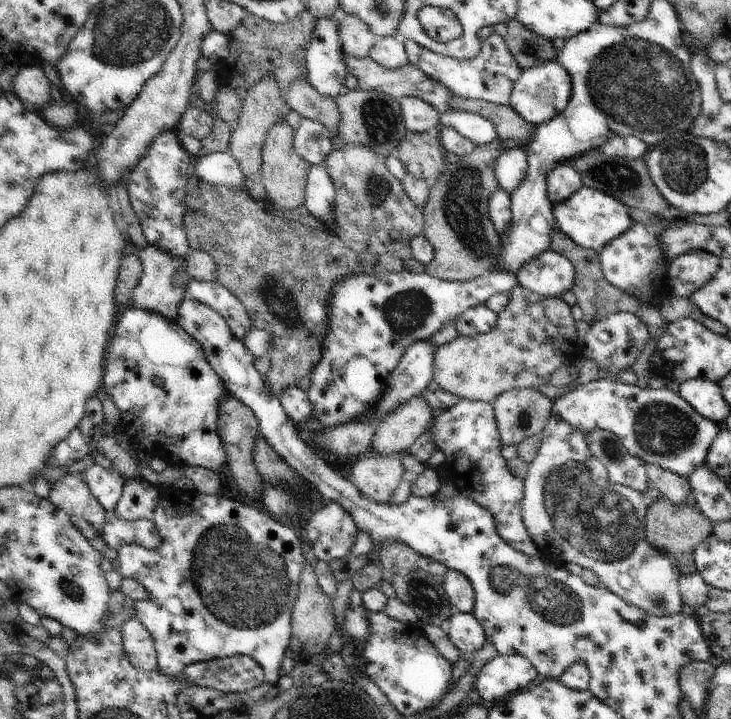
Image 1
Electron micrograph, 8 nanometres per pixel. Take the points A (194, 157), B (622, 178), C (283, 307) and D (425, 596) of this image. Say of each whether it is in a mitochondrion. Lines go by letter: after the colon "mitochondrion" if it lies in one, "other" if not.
A: other
B: mitochondrion
C: mitochondrion
D: mitochondrion

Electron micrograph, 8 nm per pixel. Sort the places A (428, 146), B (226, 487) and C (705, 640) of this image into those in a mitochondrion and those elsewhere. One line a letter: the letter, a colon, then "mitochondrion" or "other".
A: other
B: other
C: other

